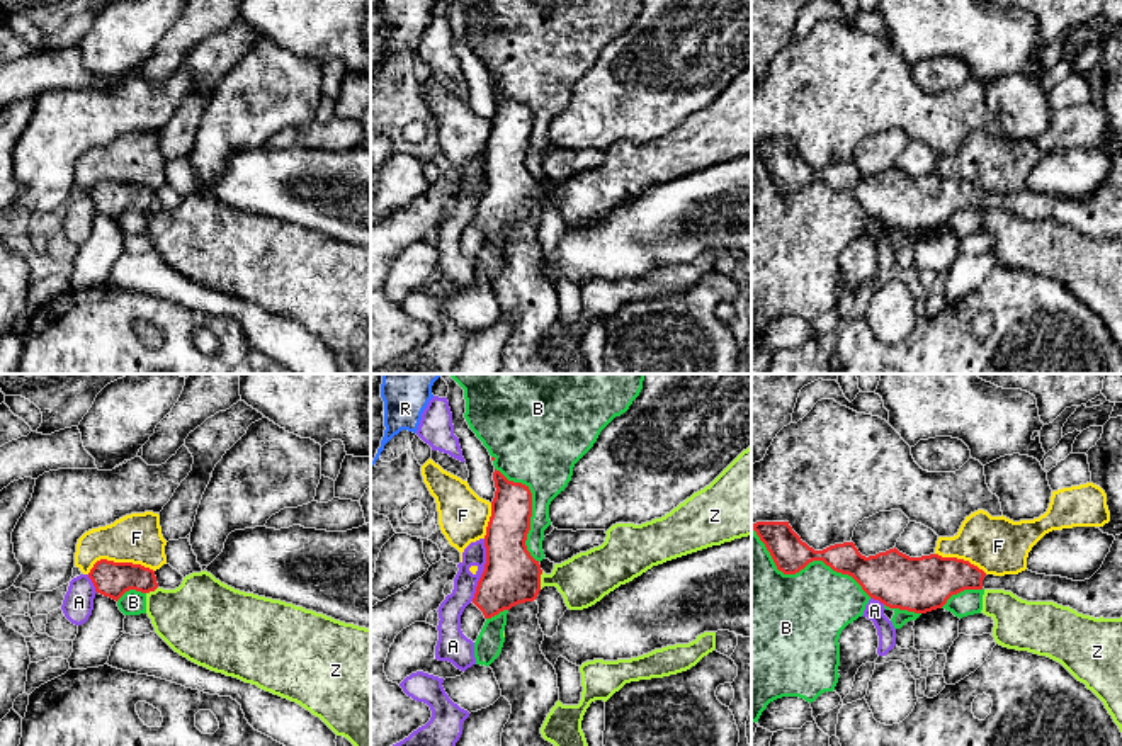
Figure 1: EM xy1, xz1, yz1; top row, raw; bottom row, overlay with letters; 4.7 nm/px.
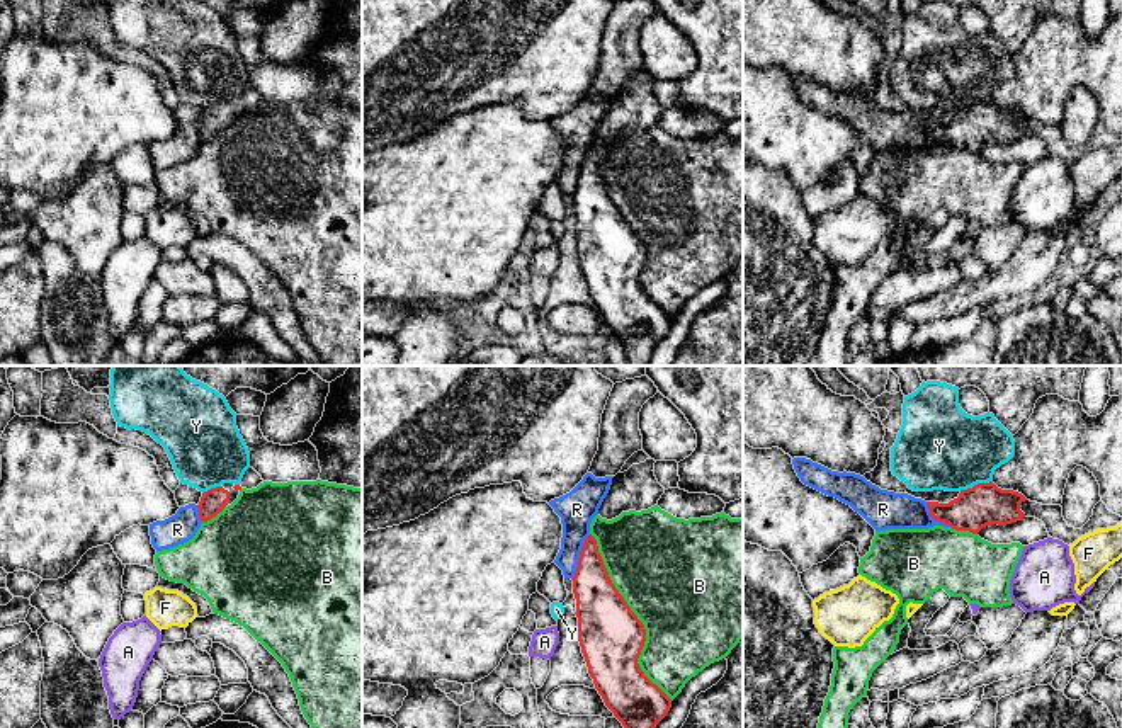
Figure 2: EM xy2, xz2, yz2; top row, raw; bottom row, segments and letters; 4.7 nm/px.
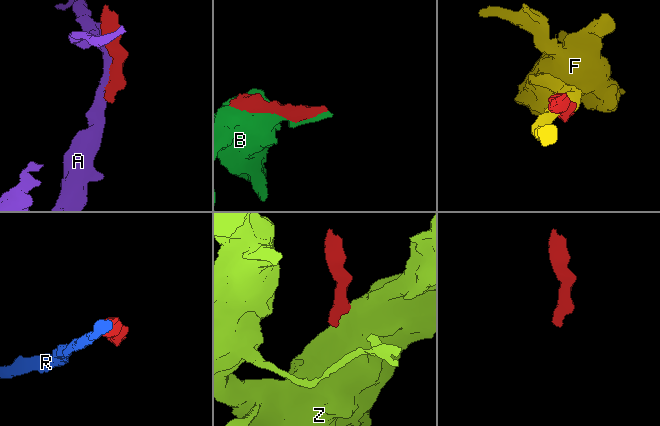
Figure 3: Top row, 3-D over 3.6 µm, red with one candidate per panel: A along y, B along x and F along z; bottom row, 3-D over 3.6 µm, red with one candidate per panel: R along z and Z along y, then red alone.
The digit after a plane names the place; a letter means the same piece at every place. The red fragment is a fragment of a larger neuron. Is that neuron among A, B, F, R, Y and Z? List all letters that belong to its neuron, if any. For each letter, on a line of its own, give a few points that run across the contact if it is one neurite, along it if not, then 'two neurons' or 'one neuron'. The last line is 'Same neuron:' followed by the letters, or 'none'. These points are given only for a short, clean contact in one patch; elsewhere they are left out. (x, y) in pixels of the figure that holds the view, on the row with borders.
A: two neurons
B: two neurons
F: two neurons
R: xz2 (590, 534), (583, 543), (572, 579) | two neurons
Y: yz2 (991, 480), (959, 490) | two neurons
Z: xz1 (543, 571), (539, 588) | two neurons
Same neuron: none

